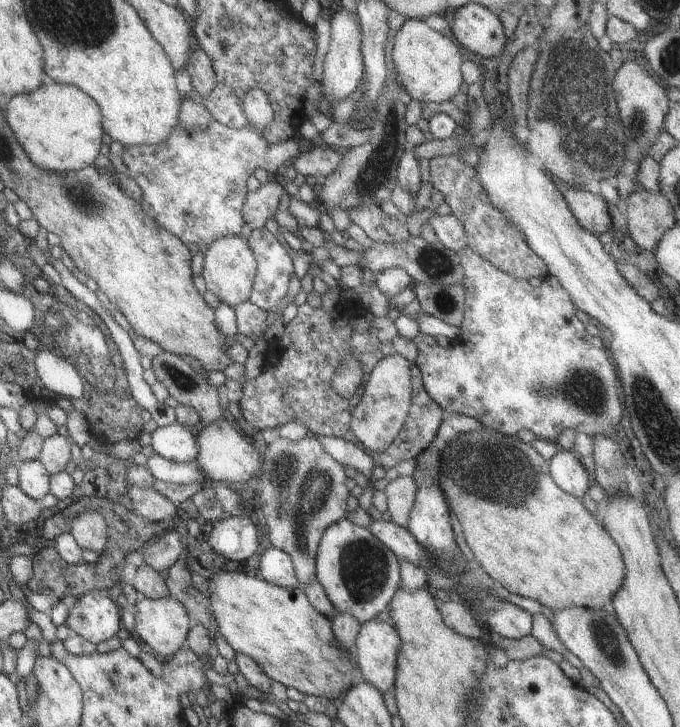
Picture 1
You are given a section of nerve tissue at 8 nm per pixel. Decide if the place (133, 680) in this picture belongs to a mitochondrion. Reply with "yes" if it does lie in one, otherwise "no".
no

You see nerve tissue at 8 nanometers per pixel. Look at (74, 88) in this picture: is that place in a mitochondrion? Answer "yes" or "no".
no

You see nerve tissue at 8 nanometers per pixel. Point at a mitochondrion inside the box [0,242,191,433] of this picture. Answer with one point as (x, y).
(80, 327)

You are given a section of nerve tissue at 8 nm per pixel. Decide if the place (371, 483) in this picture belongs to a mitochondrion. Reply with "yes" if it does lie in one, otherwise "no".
no

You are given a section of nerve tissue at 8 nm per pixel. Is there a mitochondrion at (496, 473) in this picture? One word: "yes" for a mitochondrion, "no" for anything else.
yes

